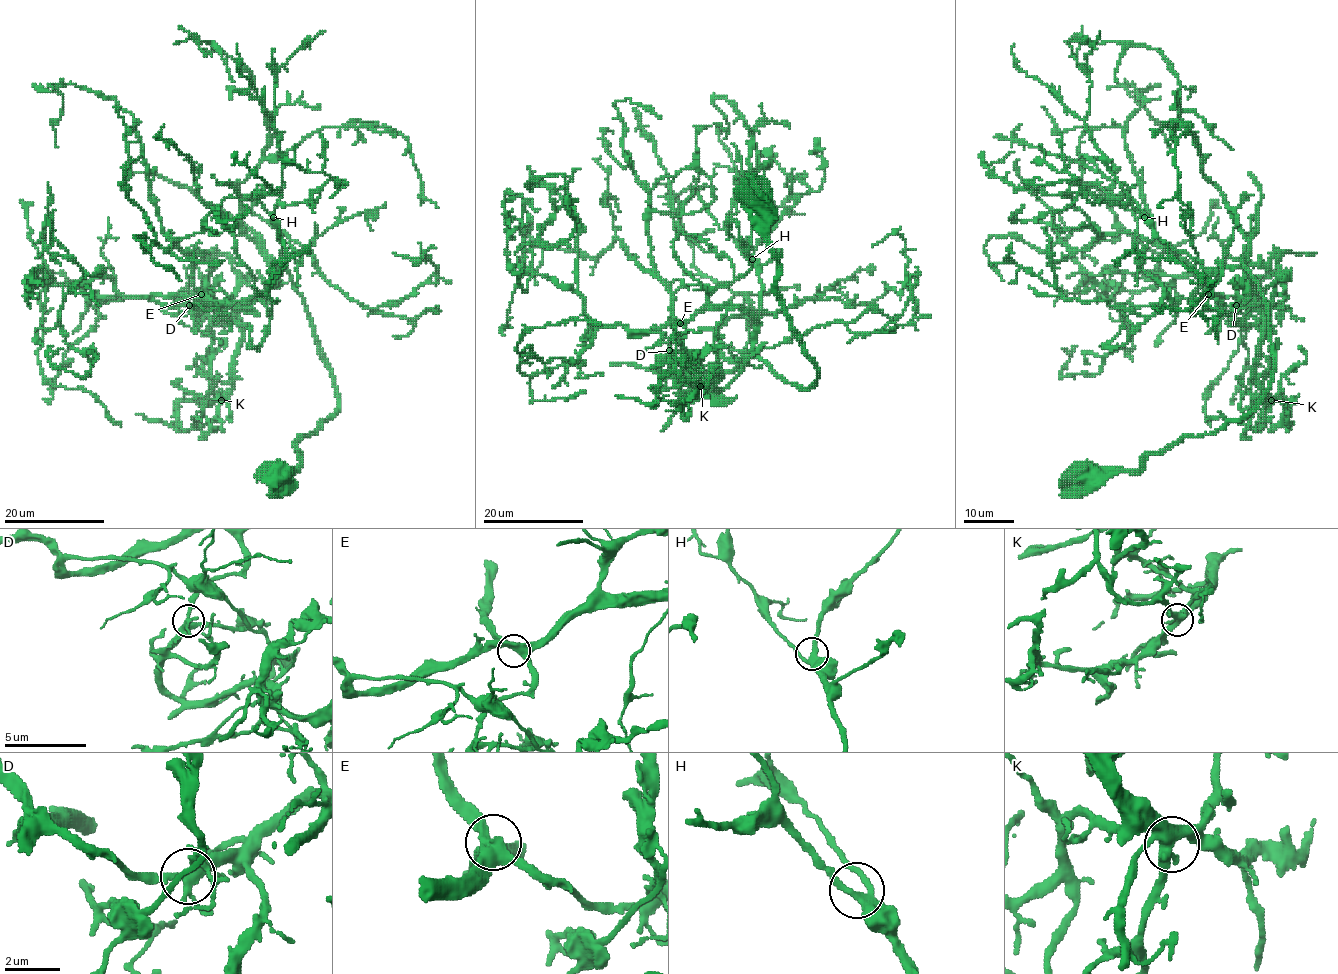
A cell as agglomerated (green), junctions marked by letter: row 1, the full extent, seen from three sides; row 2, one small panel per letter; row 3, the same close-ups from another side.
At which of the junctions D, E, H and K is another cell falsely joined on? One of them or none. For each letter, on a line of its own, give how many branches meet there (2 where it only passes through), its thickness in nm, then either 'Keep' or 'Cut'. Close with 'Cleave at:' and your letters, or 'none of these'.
D: Branches: 4. Thickness 360 nm. Cut
E: Branches: 4. Thickness 480 nm. Keep
H: Branches: 3. Thickness 280 nm. Keep
K: Branches: 4. Thickness 440 nm. Keep
Cleave at: D

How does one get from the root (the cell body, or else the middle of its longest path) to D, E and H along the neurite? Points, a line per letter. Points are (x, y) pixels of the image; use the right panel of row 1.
D: (1079, 471), (1137, 471), (1255, 407), (1273, 345), (1242, 258), (1192, 300), (1236, 305)
E: (1079, 471), (1137, 471), (1255, 407), (1273, 369), (1264, 295), (1242, 258), (1220, 266), (1192, 304), (1208, 294)
H: (1079, 471), (1137, 471), (1186, 436), (1240, 421), (1269, 384), (1269, 315), (1244, 260), (1202, 267), (1144, 217)

